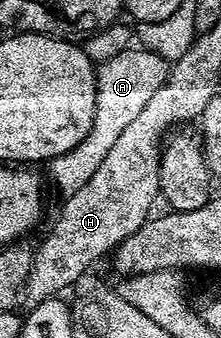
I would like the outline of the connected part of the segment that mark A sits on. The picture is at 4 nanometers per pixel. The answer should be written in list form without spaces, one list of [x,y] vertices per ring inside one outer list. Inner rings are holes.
[[[135,50],[122,51],[115,57],[109,57],[109,61],[98,64],[93,75],[93,110],[89,133],[83,136],[80,143],[76,143],[72,151],[66,151],[61,157],[50,160],[51,179],[63,190],[64,196],[81,189],[89,177],[97,173],[101,161],[105,161],[117,137],[121,137],[124,129],[141,114],[141,109],[145,109],[153,93],[157,93],[157,89],[161,89],[167,79],[169,63],[160,52]]]

